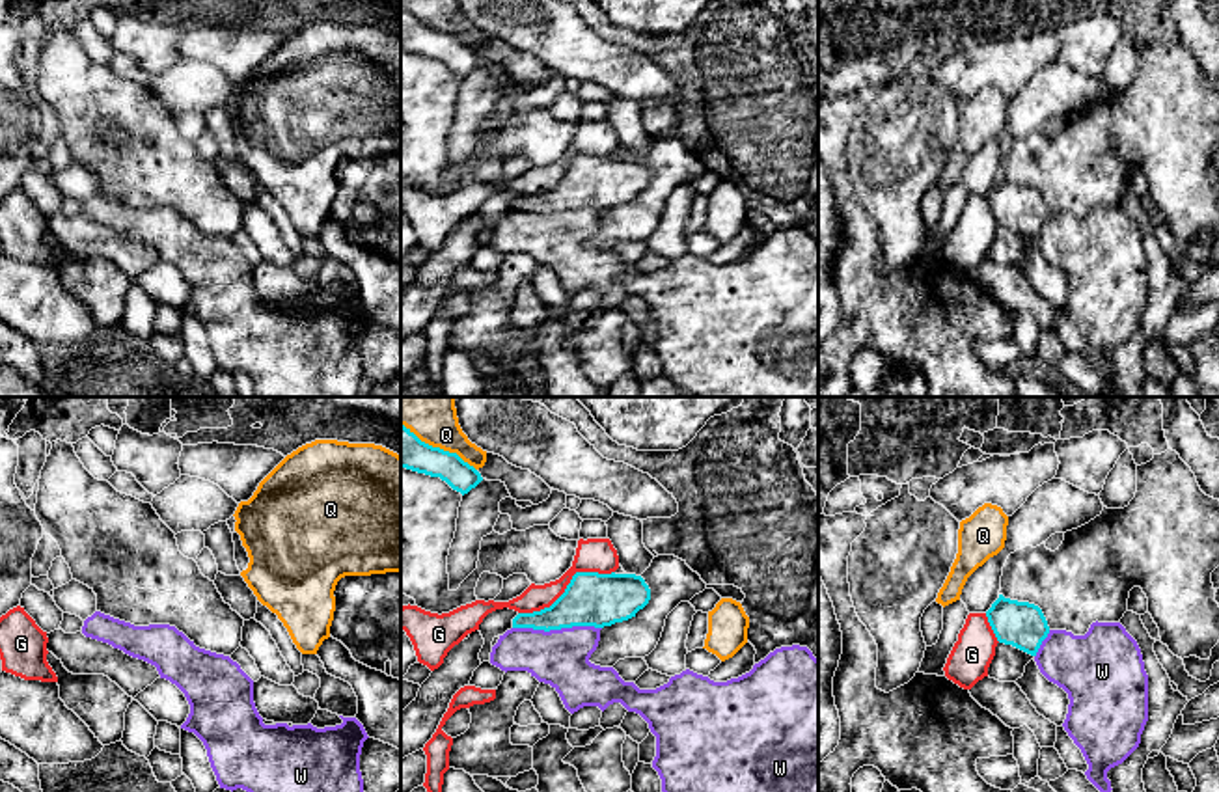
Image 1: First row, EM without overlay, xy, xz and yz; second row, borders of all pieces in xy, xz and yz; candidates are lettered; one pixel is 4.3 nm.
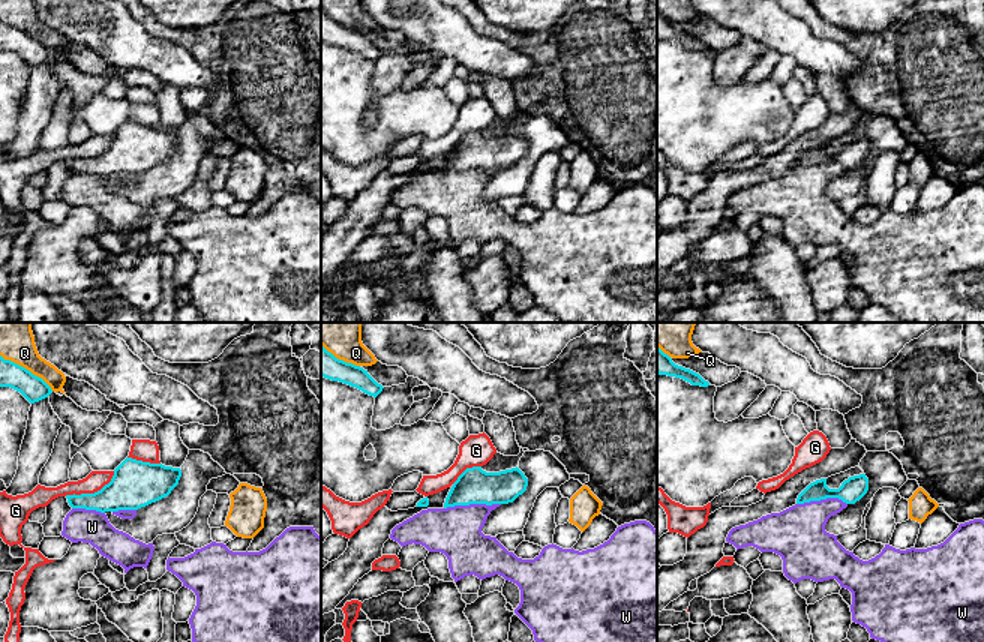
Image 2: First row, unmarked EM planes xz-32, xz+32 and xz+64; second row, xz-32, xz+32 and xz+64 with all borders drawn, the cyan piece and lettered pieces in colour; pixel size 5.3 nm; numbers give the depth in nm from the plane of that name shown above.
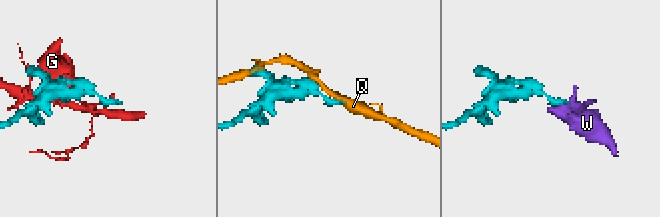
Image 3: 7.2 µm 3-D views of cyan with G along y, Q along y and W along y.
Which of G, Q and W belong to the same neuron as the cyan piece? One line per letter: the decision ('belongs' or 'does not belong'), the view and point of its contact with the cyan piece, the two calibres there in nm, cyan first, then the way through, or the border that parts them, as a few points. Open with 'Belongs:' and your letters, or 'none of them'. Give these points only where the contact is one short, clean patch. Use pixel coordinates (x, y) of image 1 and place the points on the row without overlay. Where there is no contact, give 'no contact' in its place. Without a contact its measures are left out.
Belongs: none of them
G: does not belong | xz (567, 168) | 240/140 nm
Q: does not belong | xz (438, 30) | 160/140 nm
W: does not belong | xz (558, 211) | 240/240 nm

